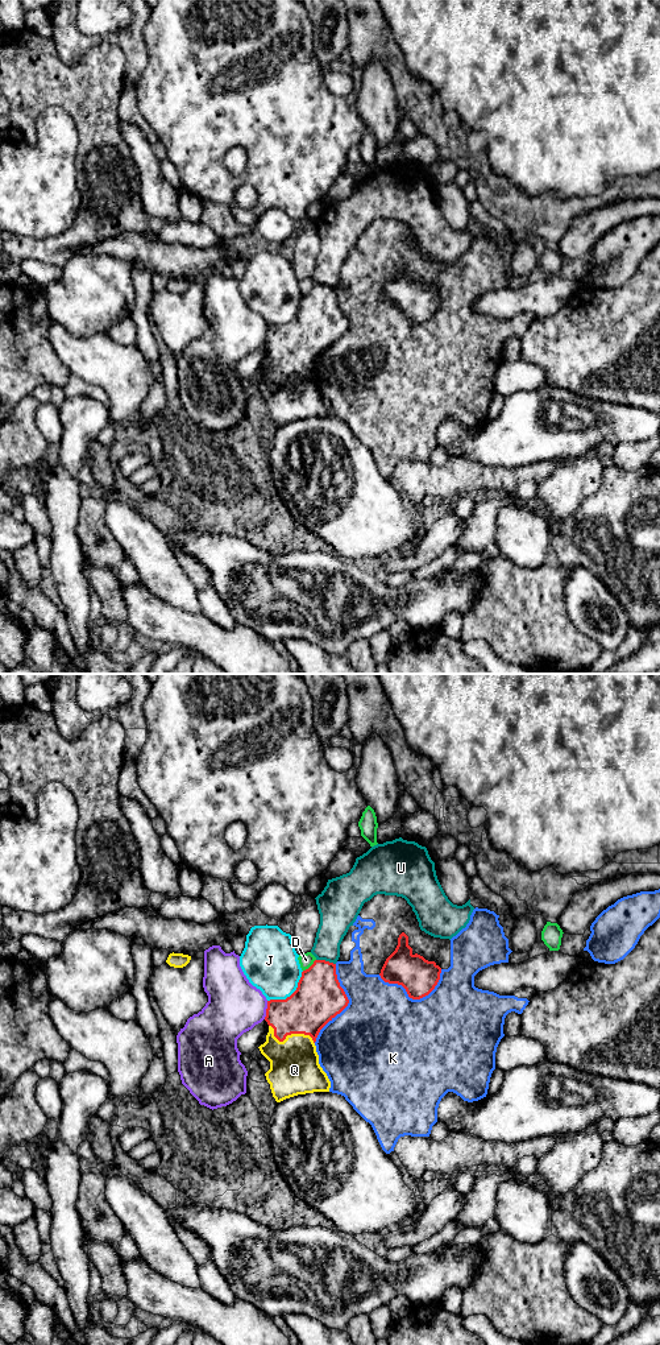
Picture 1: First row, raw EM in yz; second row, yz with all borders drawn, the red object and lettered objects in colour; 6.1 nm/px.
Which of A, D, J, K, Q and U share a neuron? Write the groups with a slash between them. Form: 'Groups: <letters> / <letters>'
Groups: A / D / J / K / Q / U

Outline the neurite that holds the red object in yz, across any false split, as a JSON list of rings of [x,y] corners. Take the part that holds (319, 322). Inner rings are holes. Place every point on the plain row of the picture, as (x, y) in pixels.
[[[315,285],[302,297],[290,322],[267,326],[269,357],[258,373],[270,386],[265,401],[277,427],[298,419],[329,417],[331,406],[319,389],[315,367],[320,355],[348,328],[336,289],[325,285]]]

